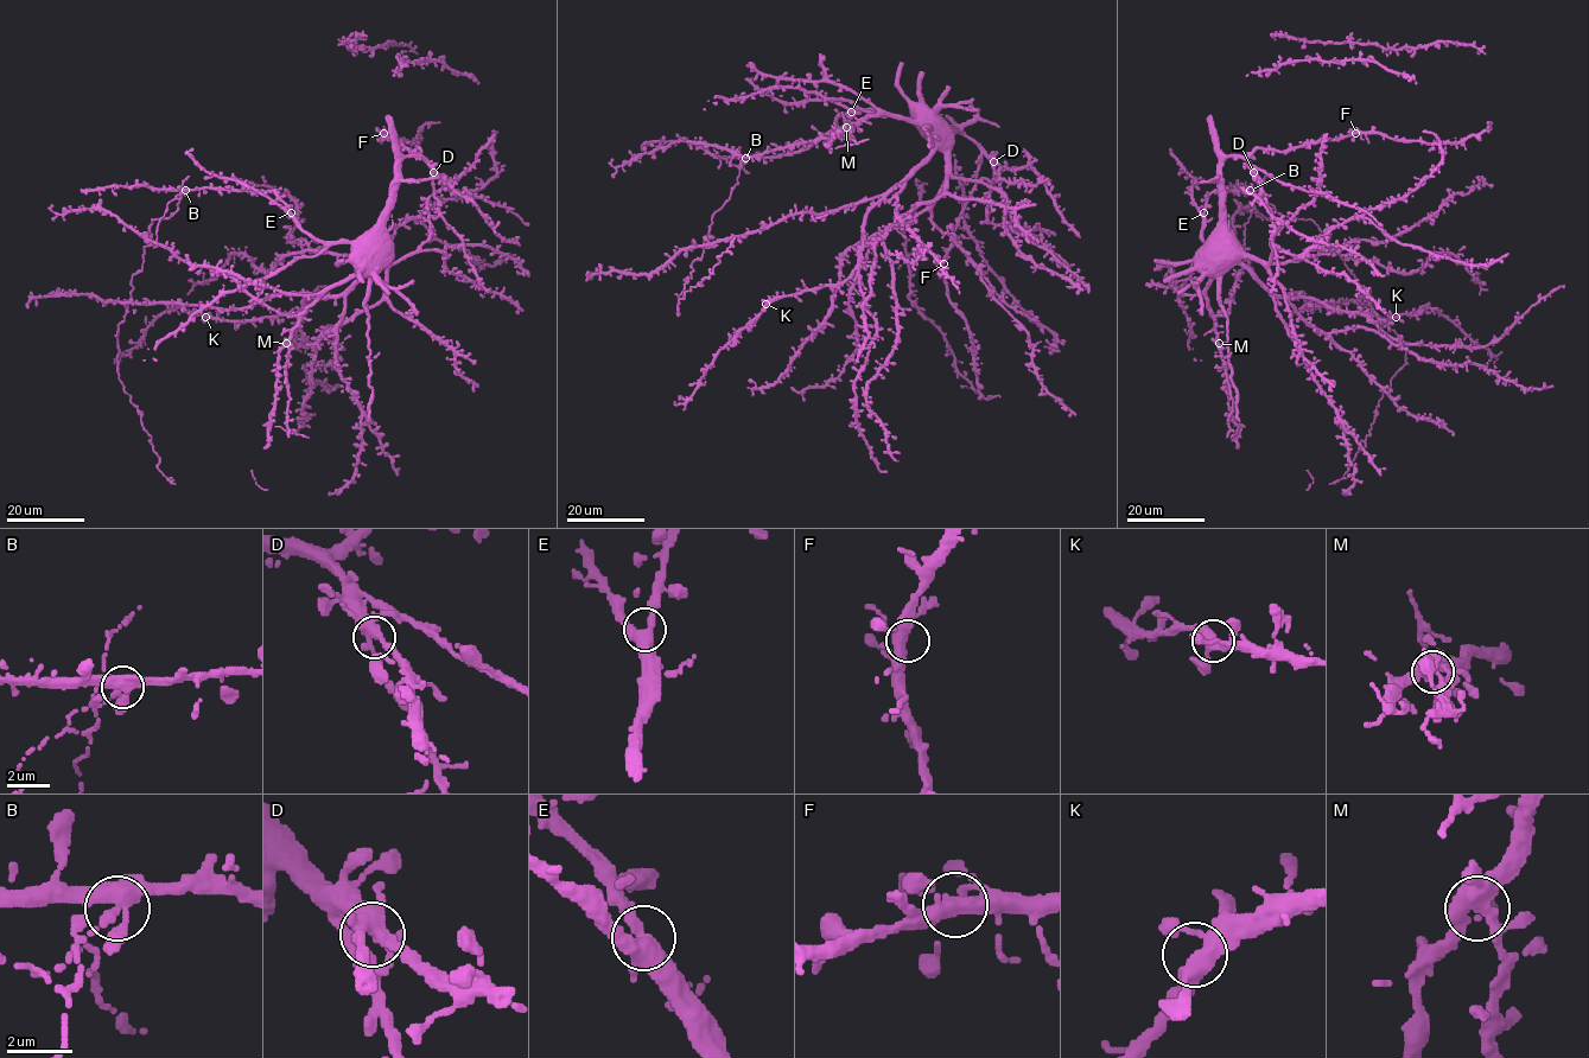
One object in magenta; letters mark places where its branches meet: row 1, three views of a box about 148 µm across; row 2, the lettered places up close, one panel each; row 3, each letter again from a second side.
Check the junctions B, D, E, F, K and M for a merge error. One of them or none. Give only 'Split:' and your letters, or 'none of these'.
Split: none of these

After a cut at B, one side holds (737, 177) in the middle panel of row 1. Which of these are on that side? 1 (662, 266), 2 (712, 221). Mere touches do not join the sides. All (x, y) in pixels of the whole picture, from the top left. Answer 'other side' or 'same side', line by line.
1: other side
2: same side

